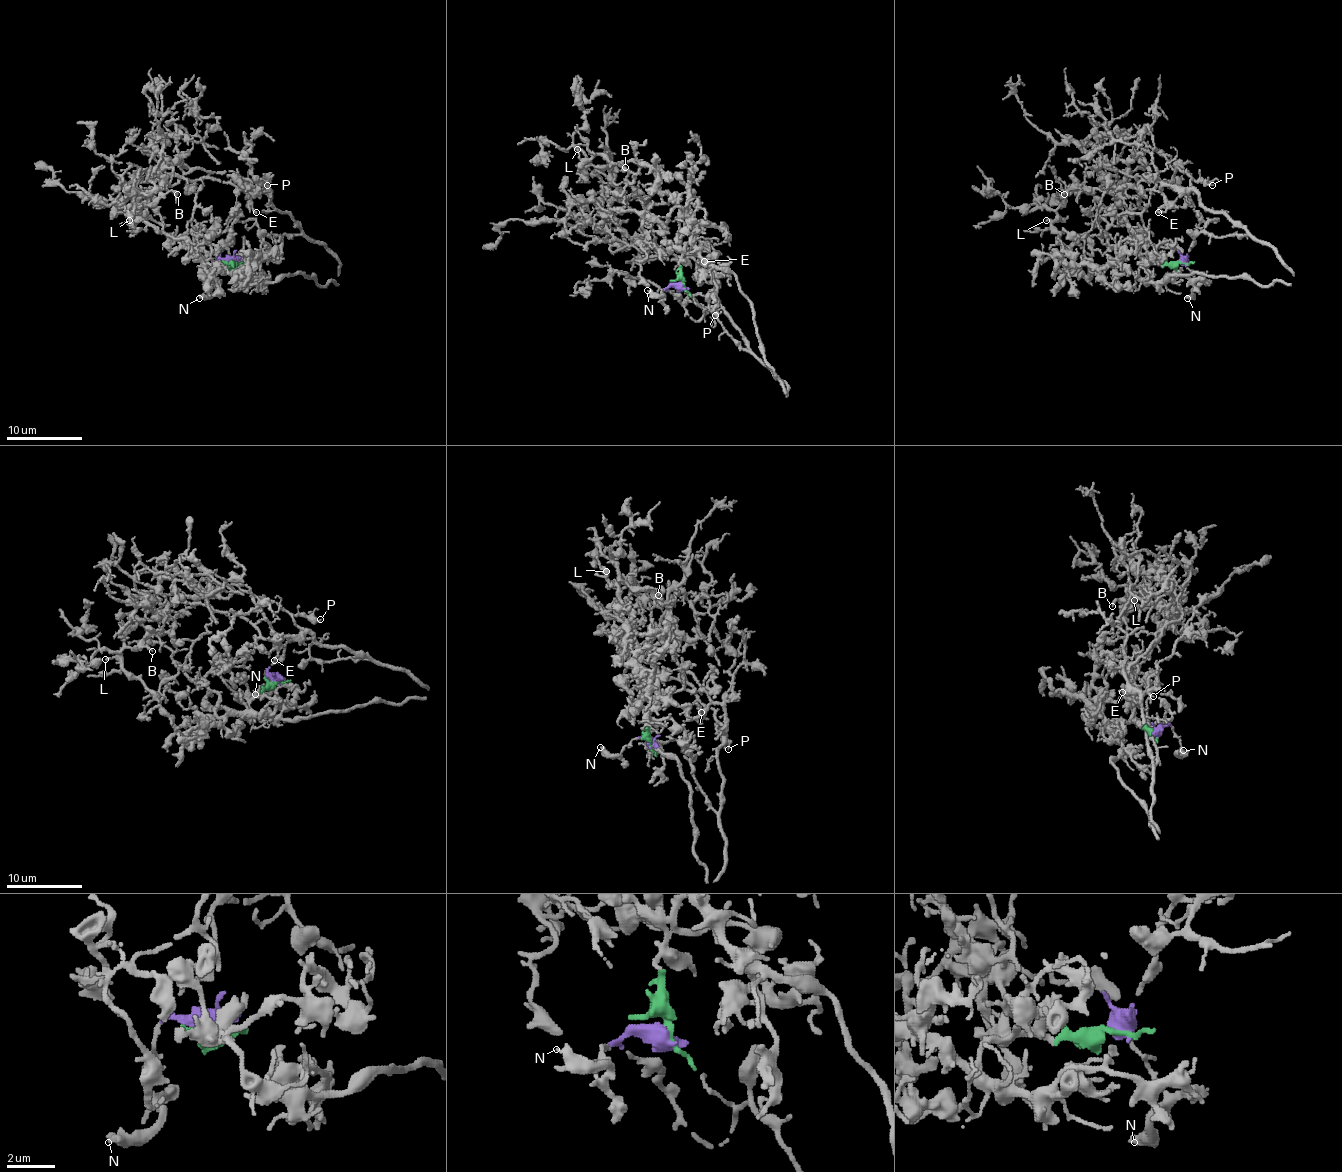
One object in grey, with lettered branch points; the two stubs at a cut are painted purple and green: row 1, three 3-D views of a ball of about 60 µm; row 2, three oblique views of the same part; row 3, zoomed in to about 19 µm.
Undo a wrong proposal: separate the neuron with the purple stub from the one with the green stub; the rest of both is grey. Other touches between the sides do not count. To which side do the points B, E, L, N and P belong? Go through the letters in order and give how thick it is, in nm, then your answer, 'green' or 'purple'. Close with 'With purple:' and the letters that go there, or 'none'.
B: 200 nm | green
E: 140 nm | purple
L: 130 nm | green
N: 280 nm | purple
P: 160 nm | purple
With purple: E, N, P

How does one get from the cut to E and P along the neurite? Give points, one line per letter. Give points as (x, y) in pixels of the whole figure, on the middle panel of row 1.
E: (683, 285), (668, 289), (685, 312), (698, 321), (707, 308), (749, 350), (704, 260)
P: (683, 285), (668, 289), (685, 312), (698, 321), (707, 308), (749, 350), (717, 300), (696, 295), (715, 315)

